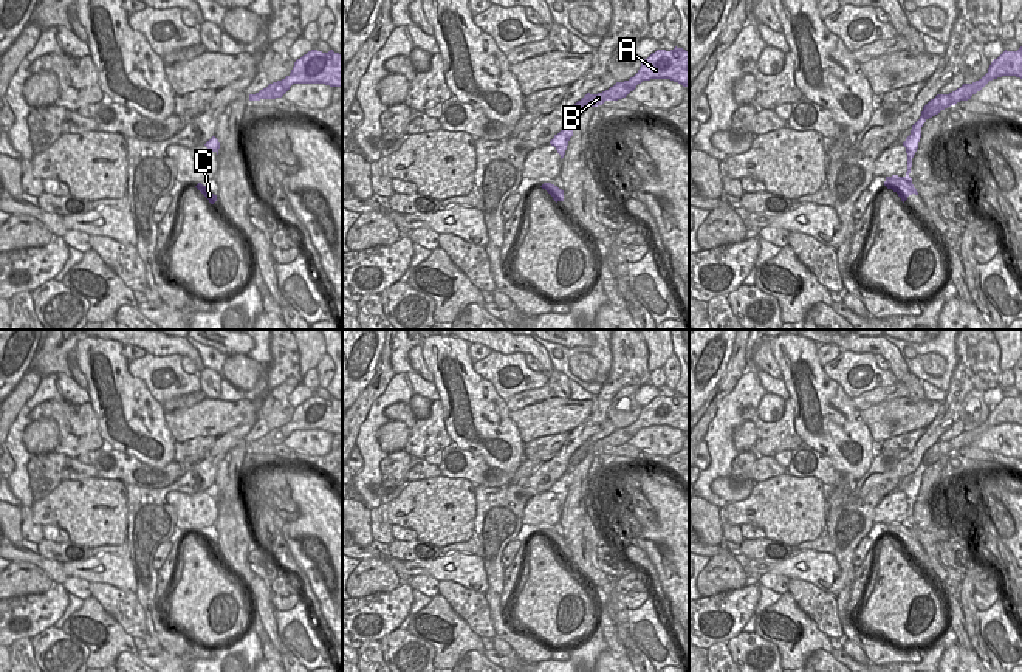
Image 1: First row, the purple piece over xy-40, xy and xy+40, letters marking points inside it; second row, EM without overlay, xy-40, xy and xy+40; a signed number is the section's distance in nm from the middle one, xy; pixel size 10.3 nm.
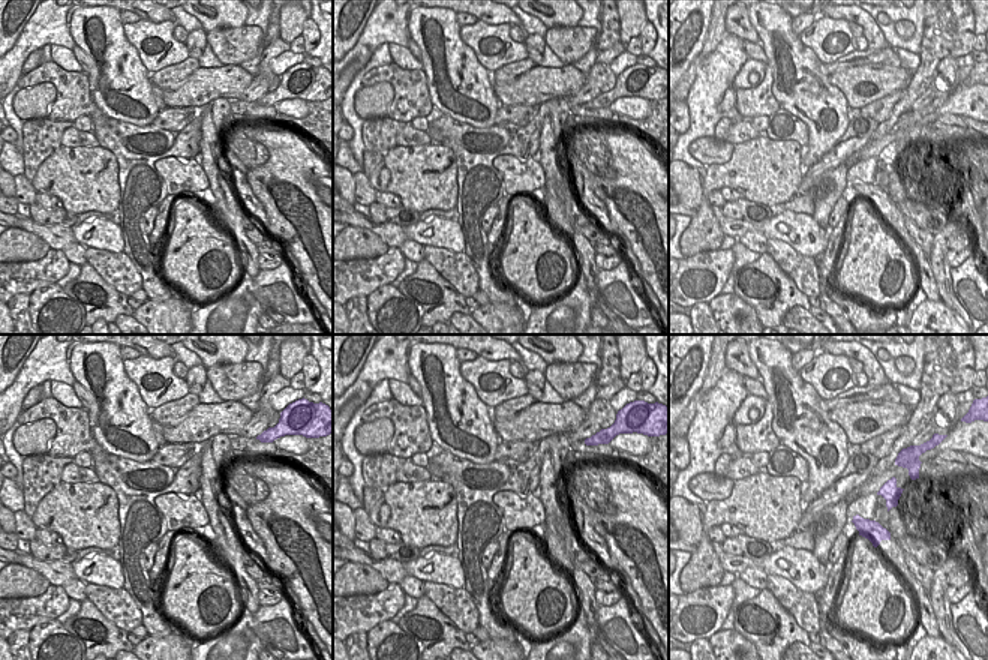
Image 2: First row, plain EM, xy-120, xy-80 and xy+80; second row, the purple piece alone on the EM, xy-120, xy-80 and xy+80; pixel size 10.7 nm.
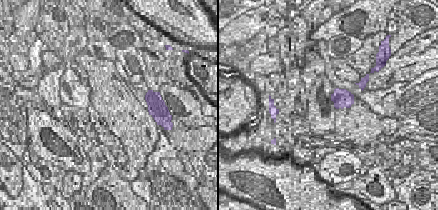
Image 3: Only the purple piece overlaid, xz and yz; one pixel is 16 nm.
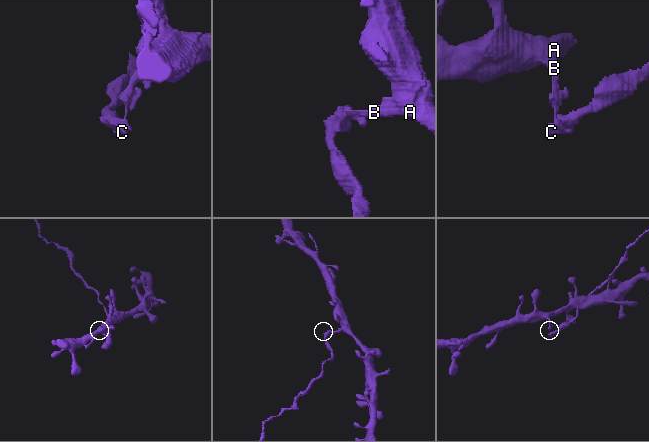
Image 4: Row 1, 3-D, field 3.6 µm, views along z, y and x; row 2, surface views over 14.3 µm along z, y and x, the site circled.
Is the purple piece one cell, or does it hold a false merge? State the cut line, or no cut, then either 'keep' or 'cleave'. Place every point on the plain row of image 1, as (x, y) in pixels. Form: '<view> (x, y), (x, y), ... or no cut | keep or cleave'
xy (565, 471), (572, 473) | cleave

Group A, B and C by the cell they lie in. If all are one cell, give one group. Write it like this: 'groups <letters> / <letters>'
groups A B / C

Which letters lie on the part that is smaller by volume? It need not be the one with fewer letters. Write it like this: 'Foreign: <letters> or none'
Foreign: C

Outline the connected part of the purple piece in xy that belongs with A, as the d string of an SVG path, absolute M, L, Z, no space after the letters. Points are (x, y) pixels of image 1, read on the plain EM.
M677 393L670 398L657 396L641 409L638 420L629 427L616 429L609 437L598 441L587 440L573 452L565 472L573 472L574 466L588 454L602 452L605 447L622 446L633 438L638 430L650 426L670 426L683 434L689 434L689 398Z

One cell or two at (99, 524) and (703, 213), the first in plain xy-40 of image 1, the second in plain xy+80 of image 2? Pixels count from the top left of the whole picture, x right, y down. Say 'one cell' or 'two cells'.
one cell

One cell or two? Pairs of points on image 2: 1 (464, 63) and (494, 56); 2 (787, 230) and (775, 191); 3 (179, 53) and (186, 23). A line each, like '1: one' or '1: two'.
1: two
2: two
3: two

